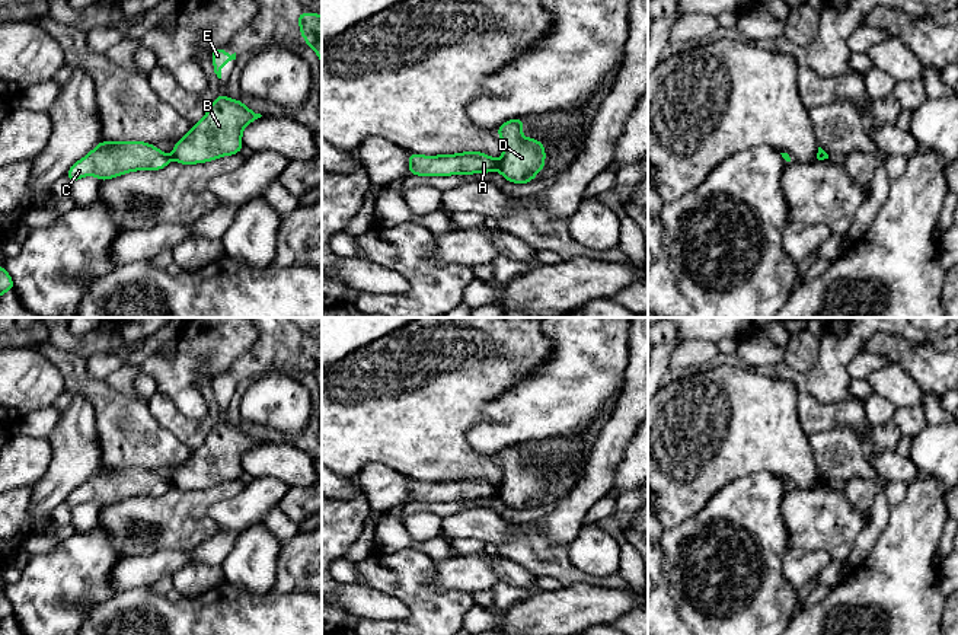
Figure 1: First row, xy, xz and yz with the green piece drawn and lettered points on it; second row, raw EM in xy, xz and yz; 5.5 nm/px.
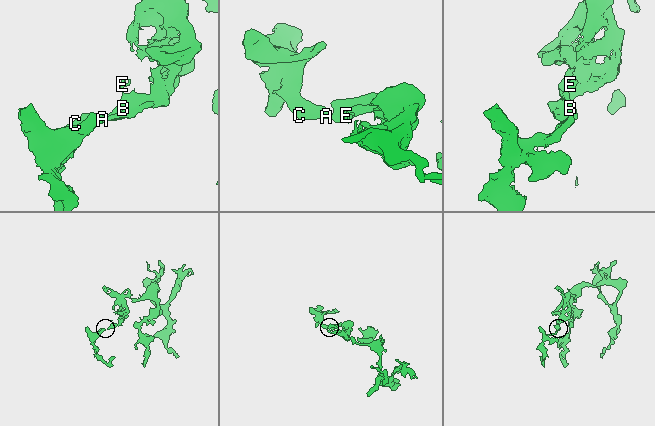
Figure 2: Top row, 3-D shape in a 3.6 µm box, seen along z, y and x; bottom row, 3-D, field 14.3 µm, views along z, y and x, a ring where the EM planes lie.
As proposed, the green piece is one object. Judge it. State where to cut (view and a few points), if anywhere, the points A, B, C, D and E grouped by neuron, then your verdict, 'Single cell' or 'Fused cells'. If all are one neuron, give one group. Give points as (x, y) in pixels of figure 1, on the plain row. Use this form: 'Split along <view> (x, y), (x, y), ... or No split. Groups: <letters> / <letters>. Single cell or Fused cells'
Split along xz (498, 487), (495, 494). Groups: A C / B D E. Fused cells

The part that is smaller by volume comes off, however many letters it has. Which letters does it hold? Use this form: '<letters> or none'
A, C

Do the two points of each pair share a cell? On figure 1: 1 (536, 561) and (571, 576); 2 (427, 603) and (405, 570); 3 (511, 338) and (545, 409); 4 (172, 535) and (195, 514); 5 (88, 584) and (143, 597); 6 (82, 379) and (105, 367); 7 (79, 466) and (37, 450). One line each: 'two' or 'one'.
1: one
2: one
3: two
4: one
5: two
6: two
7: two

